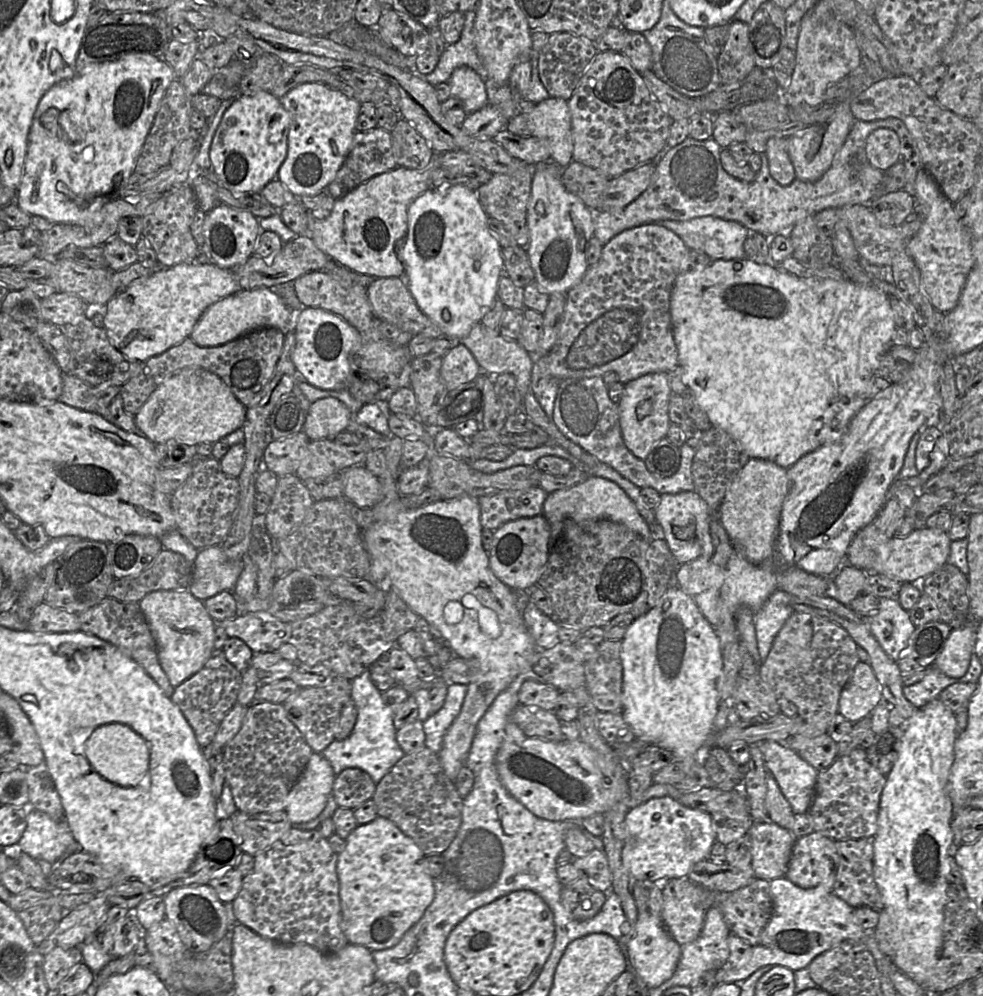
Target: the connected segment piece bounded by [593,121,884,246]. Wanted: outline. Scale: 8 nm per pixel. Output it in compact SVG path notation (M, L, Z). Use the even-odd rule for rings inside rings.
M855 121L845 142L835 154L830 168L814 182L795 179L787 186L779 185L770 175L767 156L762 153L761 167L751 182L743 182L731 177L721 166L721 147L712 139L699 141L687 137L682 143L665 152L656 161L655 172L647 189L635 200L619 211L595 212L593 219L593 236L604 246L613 237L626 229L643 224L656 223L662 220L687 221L697 217L714 216L723 220L735 221L749 231L757 232L765 237L782 234L789 237L795 223L808 215L845 205L869 203L877 195L878 188L884 180L882 170L872 167L865 156L867 137L878 129L878 121Z

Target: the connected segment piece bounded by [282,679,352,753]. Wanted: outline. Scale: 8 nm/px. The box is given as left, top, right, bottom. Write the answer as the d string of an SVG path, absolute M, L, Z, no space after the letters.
M335 679L326 687L300 688L282 704L288 719L299 729L314 752L322 753L335 740L341 711L351 699L352 683L348 679Z

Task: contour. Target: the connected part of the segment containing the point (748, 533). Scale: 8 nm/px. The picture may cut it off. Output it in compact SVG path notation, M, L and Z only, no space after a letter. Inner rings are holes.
M750 458L725 494L717 520L727 532L734 550L752 564L764 564L773 556L782 504L788 490L787 469L769 460Z

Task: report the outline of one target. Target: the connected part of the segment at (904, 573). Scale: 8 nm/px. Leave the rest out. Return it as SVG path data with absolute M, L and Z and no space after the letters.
M914 529L905 538L893 537L878 546L873 566L866 573L885 575L900 583L919 583L948 563L951 542L947 532L940 529Z

